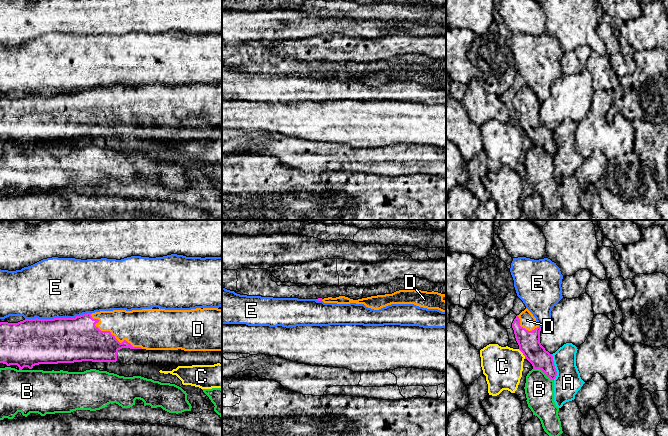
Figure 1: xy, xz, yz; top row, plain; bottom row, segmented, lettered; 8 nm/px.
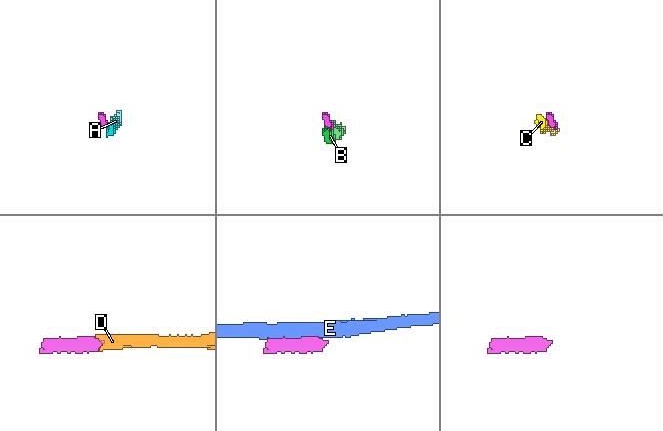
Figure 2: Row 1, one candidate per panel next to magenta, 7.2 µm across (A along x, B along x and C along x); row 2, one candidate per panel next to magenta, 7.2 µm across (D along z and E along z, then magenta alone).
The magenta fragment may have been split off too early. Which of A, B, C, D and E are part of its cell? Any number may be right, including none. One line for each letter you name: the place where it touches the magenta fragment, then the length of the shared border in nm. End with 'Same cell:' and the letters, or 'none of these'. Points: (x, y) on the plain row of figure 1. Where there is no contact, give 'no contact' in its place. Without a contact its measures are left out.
D: meets magenta in xy at (111, 110); contact 500 nm long
Same cell: D

